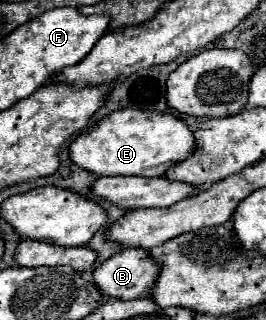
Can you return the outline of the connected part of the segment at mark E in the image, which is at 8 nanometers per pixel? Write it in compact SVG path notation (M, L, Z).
M122 109L106 115L70 145L70 159L96 175L142 175L160 177L168 167L188 159L196 149L196 139L188 125L170 113Z

